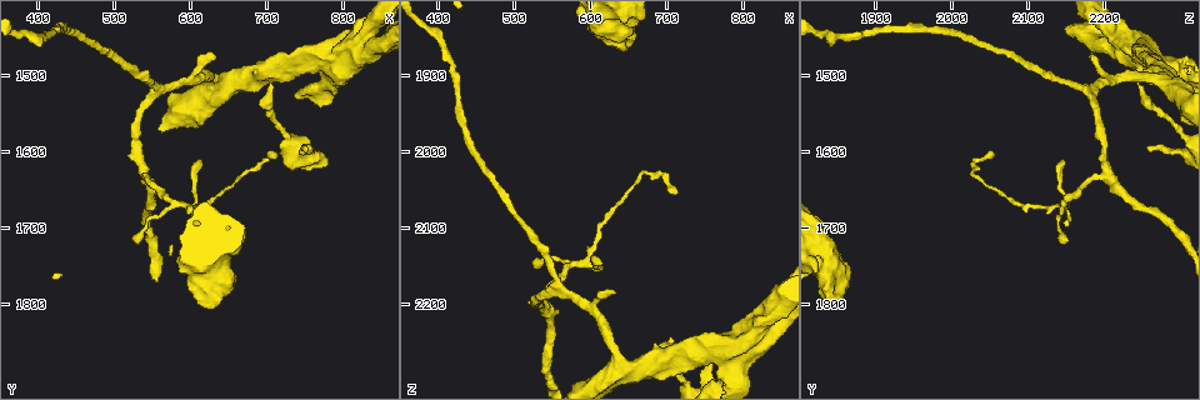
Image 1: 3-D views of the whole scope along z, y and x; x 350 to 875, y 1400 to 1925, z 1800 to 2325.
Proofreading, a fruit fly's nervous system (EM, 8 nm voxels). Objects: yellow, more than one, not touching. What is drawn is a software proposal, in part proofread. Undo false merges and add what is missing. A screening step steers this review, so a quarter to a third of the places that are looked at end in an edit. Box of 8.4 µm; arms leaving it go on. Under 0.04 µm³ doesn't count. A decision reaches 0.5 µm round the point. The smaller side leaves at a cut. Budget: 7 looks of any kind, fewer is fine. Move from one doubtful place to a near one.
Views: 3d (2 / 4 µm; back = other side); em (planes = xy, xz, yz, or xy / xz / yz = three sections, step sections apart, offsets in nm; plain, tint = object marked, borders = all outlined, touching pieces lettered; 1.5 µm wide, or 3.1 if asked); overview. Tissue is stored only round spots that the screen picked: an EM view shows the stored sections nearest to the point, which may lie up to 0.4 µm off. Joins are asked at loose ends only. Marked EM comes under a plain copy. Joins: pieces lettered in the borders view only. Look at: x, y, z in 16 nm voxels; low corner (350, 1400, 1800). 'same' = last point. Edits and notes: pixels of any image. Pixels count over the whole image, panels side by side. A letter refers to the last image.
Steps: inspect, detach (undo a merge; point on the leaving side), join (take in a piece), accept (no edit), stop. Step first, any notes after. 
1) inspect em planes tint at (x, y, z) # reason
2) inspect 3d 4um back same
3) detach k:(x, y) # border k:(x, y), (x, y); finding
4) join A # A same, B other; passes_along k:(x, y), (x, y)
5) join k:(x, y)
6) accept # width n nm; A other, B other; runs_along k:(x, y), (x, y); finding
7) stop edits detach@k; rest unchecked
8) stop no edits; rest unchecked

inspect em xy step 8 borders at (750, 1600, 2260) # thin end

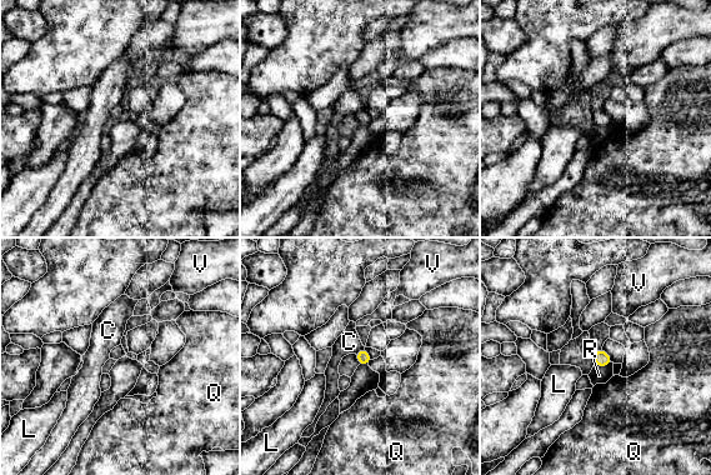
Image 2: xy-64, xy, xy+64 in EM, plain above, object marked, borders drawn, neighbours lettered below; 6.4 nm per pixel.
accept # width 90 nm; C other, L other, Q other, R other, V other; border 2:(612, 363), (605, 366), (594, 365); none of them fits

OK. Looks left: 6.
inspect em yz step 4 borders at (660, 1770, 1855) # thick end

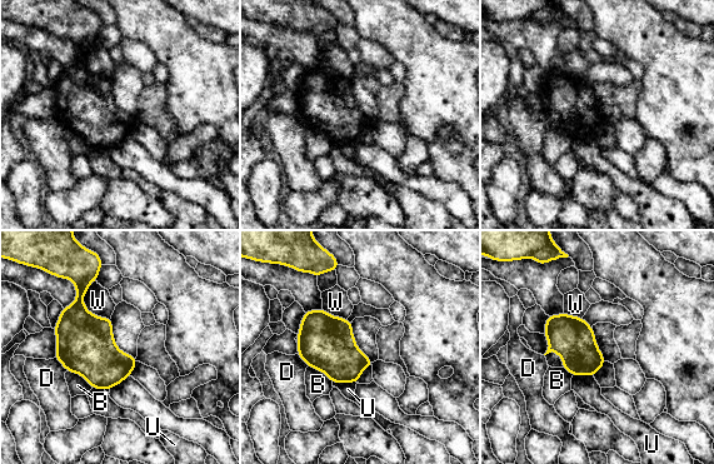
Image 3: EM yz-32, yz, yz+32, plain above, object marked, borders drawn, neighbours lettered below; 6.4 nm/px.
accept # B other, D other, U other, W other; border 3:(356, 383), (333, 384); none of them fits

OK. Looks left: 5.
inspect 3d 2um back at (555, 1515, 2180) # three-way junction

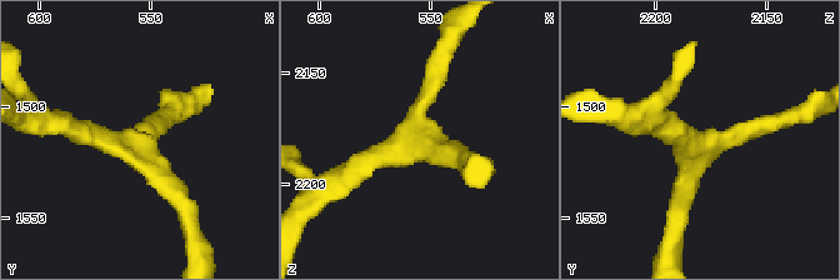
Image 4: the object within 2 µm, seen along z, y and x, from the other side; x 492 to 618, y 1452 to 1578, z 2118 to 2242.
inspect em planes borders at (558, 1516, 2177) # arms 3; now the EM

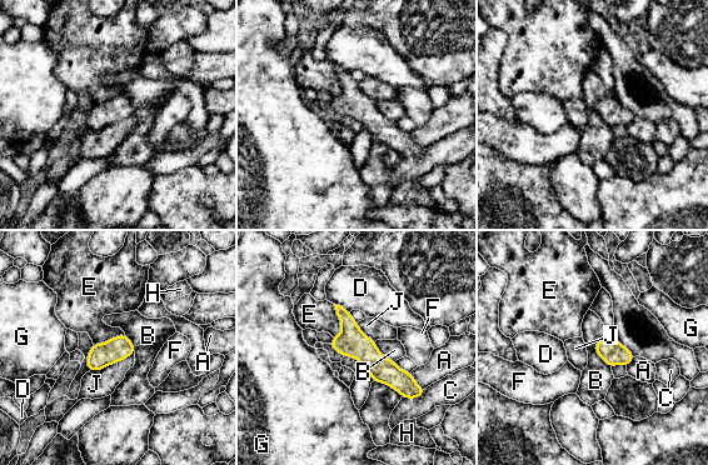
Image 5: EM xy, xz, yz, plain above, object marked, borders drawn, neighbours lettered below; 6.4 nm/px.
accept # longest_contact J 320 nm; A other, B other, C other, D other, E other, F other, G other, H other, J other; border 5:(604, 335), (594, 351), (611, 368); one neuron here

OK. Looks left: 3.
stop no edits; rest unchecked

